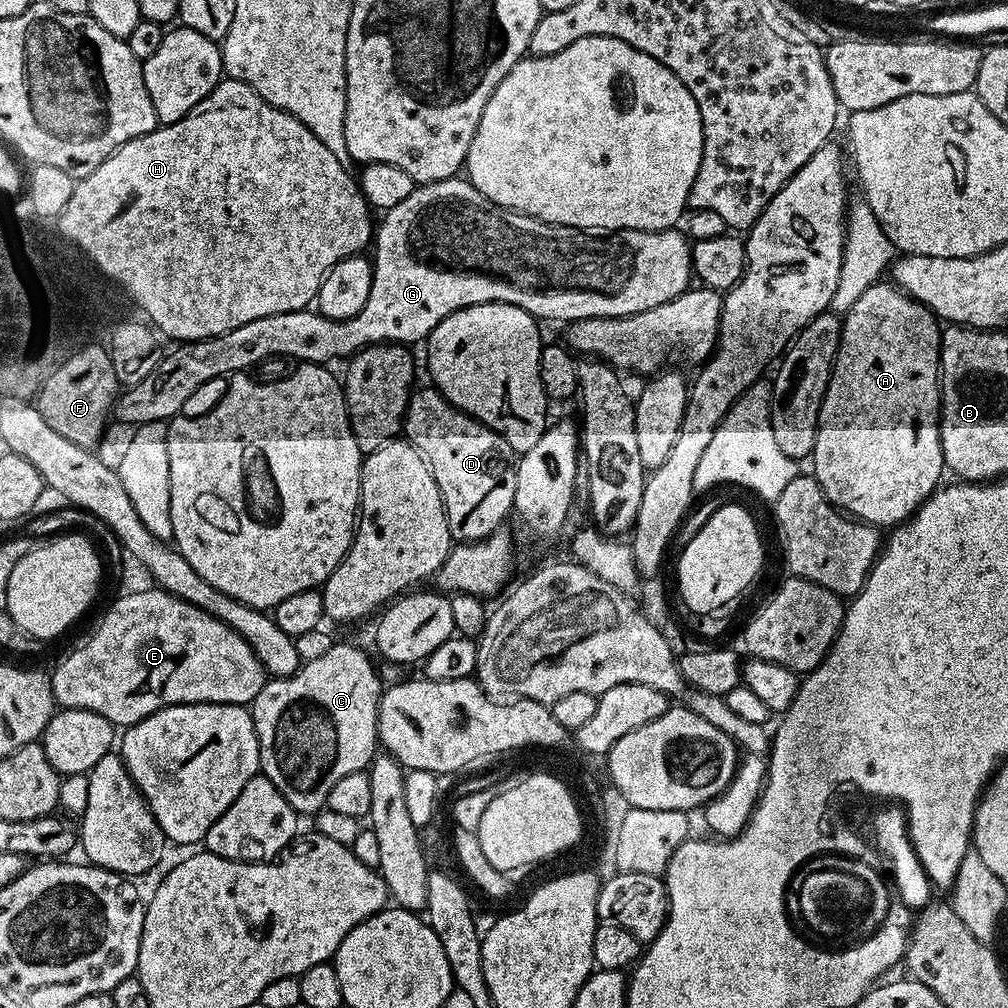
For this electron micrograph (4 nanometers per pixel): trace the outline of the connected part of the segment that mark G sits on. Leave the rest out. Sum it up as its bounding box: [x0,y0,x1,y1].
[114,178,693,426]

